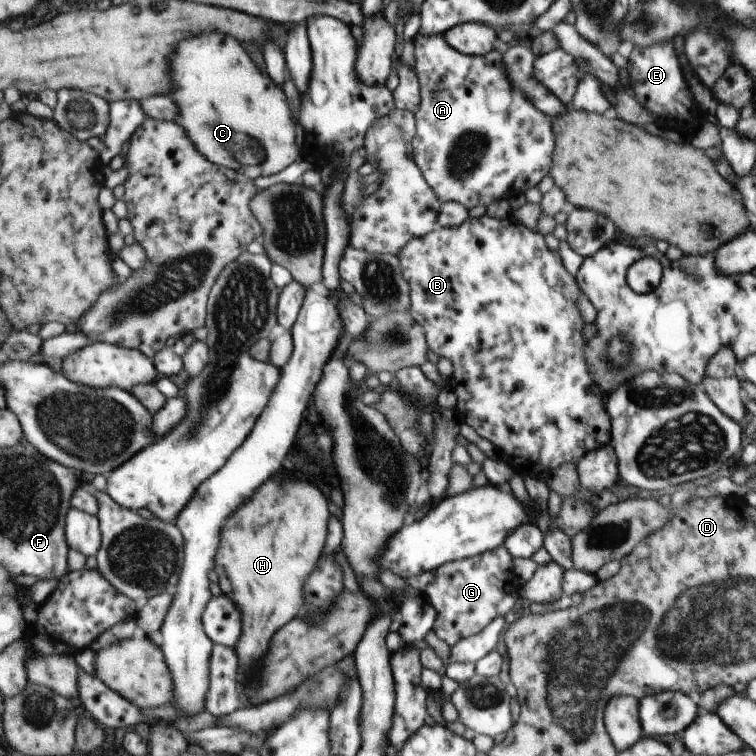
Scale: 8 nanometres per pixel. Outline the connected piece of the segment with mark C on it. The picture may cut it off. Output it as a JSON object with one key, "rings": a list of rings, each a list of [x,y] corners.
{"rings":[[[209,32],[191,40],[185,40],[173,56],[173,98],[181,106],[180,117],[176,120],[182,124],[194,140],[197,148],[213,163],[233,168],[241,175],[247,172],[246,179],[256,176],[277,174],[297,158],[301,148],[296,144],[296,123],[287,108],[283,92],[271,84],[271,80],[255,68],[245,50],[229,36]]]}

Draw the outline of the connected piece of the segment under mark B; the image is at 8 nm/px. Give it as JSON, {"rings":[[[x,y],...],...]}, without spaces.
{"rings":[[[485,214],[480,216],[479,218],[471,218],[468,217],[463,224],[460,224],[456,227],[451,228],[441,228],[440,226],[436,226],[433,230],[429,231],[427,235],[420,236],[419,239],[413,239],[399,252],[395,255],[400,262],[400,267],[402,268],[402,276],[405,280],[408,281],[411,296],[411,308],[410,308],[410,317],[419,323],[419,326],[423,329],[424,337],[426,343],[429,346],[429,349],[436,355],[443,356],[448,358],[452,362],[452,368],[454,370],[454,374],[452,377],[452,384],[454,386],[454,394],[456,395],[456,406],[454,408],[455,413],[460,418],[460,421],[465,422],[465,424],[471,426],[475,432],[481,436],[481,438],[485,438],[493,444],[494,448],[499,452],[501,457],[513,458],[513,464],[519,464],[524,466],[524,468],[528,469],[530,474],[537,474],[538,476],[548,476],[551,471],[555,470],[556,466],[559,466],[563,463],[573,463],[575,464],[577,460],[581,458],[581,455],[584,455],[586,451],[595,450],[595,448],[602,447],[604,444],[610,442],[611,439],[611,421],[609,420],[607,407],[603,402],[603,395],[599,392],[596,383],[592,380],[592,377],[589,376],[588,365],[584,361],[584,344],[581,337],[581,328],[584,325],[583,320],[579,316],[577,311],[577,307],[575,304],[575,300],[579,294],[581,294],[578,286],[576,285],[576,280],[574,277],[570,276],[563,264],[561,263],[561,259],[559,255],[556,253],[551,253],[545,243],[543,242],[543,236],[539,233],[529,230],[525,228],[521,223],[515,222],[510,217],[503,219],[494,219],[489,215]]]}

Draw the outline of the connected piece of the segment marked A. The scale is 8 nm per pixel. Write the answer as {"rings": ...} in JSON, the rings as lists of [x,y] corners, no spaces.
{"rings":[[[417,33],[413,39],[413,56],[414,64],[411,68],[415,73],[418,80],[418,87],[420,92],[420,103],[417,112],[414,114],[416,119],[416,136],[413,138],[412,144],[412,159],[417,164],[420,171],[423,173],[424,179],[428,184],[433,184],[433,192],[439,198],[441,203],[453,201],[461,204],[467,210],[473,207],[484,206],[499,202],[499,200],[508,200],[509,196],[517,196],[517,194],[524,194],[529,188],[537,186],[537,182],[549,172],[549,166],[552,166],[553,150],[553,133],[552,125],[550,124],[550,116],[539,112],[536,108],[532,107],[530,101],[525,98],[515,89],[508,78],[506,77],[502,62],[501,55],[497,51],[488,52],[484,55],[466,55],[457,52],[445,39],[443,35],[432,34],[425,36]]]}

